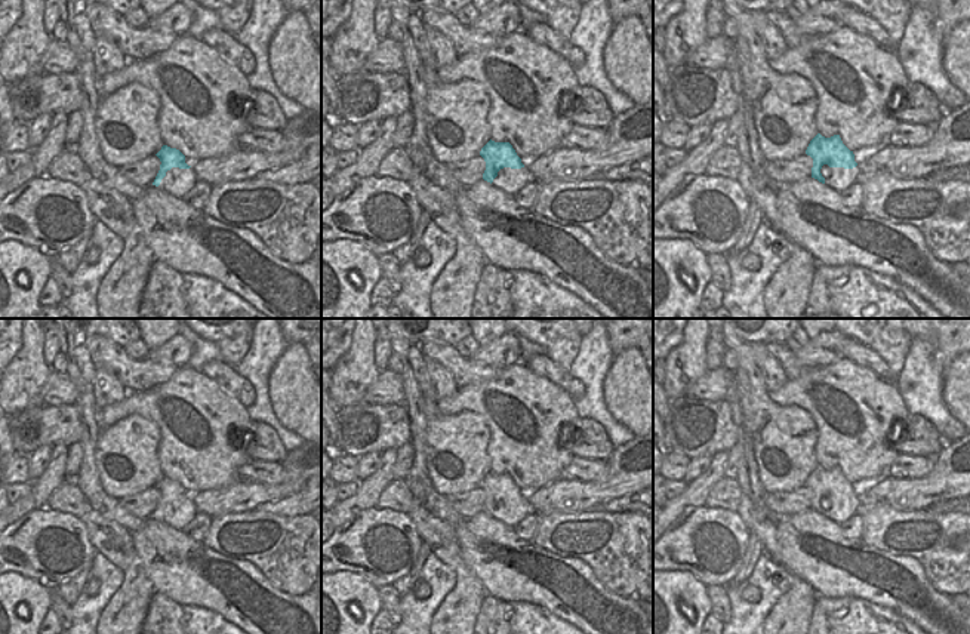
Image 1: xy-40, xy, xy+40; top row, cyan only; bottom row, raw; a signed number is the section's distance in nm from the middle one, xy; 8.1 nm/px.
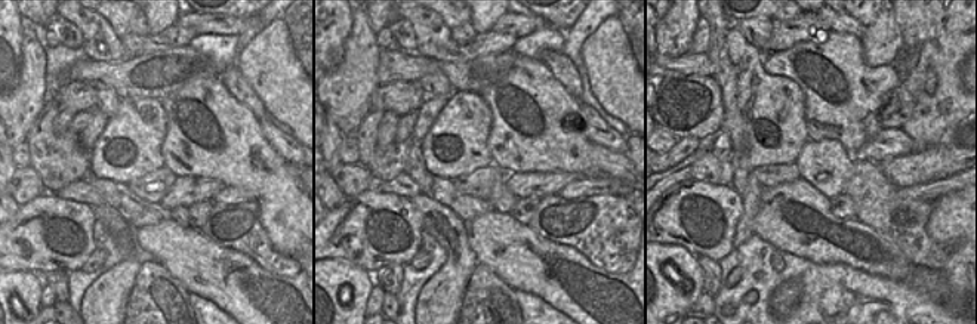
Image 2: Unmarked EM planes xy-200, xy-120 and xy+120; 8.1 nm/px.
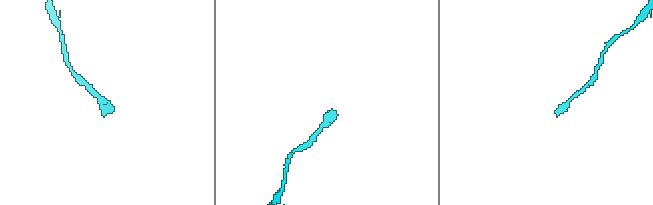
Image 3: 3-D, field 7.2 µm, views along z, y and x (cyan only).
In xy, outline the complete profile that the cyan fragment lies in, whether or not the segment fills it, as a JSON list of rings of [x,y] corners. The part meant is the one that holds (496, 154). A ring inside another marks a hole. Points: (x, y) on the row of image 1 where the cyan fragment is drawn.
[[[489,141],[480,151],[486,161],[483,179],[514,196],[524,185],[533,181],[527,166],[521,163],[515,150],[509,142]]]

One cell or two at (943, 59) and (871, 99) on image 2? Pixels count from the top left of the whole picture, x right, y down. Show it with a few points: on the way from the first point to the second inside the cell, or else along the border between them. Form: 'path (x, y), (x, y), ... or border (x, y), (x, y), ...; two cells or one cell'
border (891, 65), (900, 83); two cells

